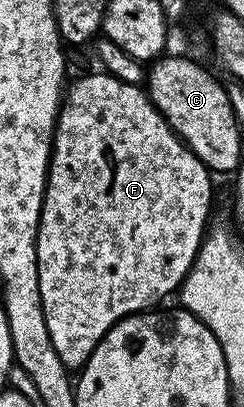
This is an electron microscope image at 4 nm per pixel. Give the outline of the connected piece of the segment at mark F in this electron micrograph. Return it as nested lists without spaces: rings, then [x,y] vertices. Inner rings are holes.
[[[105,71],[98,73],[90,73],[87,77],[82,77],[79,81],[71,80],[68,88],[65,90],[62,107],[58,110],[58,122],[54,128],[54,146],[50,149],[50,169],[46,172],[46,194],[42,200],[42,214],[40,215],[40,223],[38,224],[38,242],[36,243],[36,255],[38,256],[38,274],[40,275],[40,299],[44,307],[44,323],[48,323],[48,335],[52,335],[52,347],[56,347],[56,351],[60,355],[60,359],[66,368],[71,371],[81,370],[85,365],[86,360],[92,355],[92,351],[100,343],[100,339],[104,339],[104,335],[118,321],[123,321],[125,317],[131,317],[133,313],[144,313],[155,308],[157,301],[162,301],[170,292],[177,290],[182,282],[186,279],[186,274],[189,273],[191,267],[194,266],[194,258],[198,256],[198,250],[202,248],[204,234],[206,229],[206,220],[210,217],[210,196],[213,195],[214,189],[210,186],[210,177],[212,178],[211,170],[206,168],[206,165],[187,145],[179,139],[174,128],[166,122],[164,115],[160,115],[160,111],[150,101],[149,92],[141,84],[133,85],[130,82],[122,82],[121,79],[114,77],[112,74]]]

